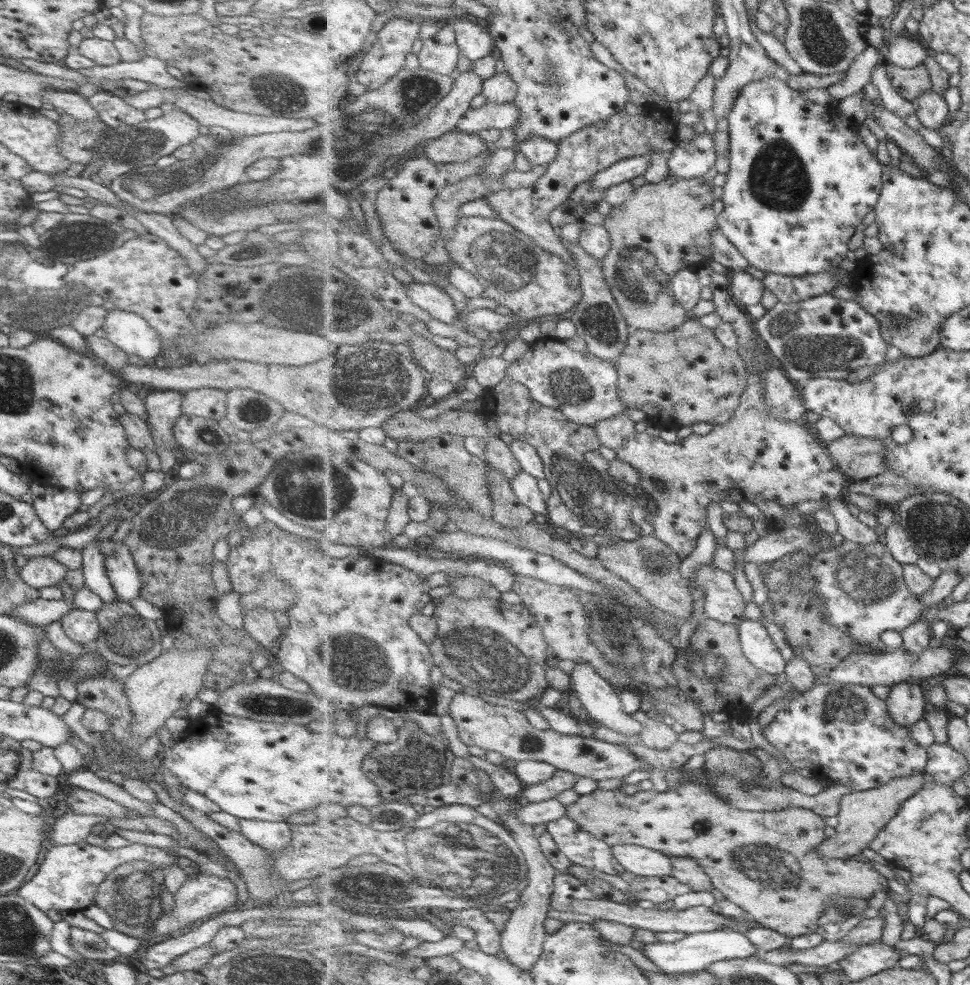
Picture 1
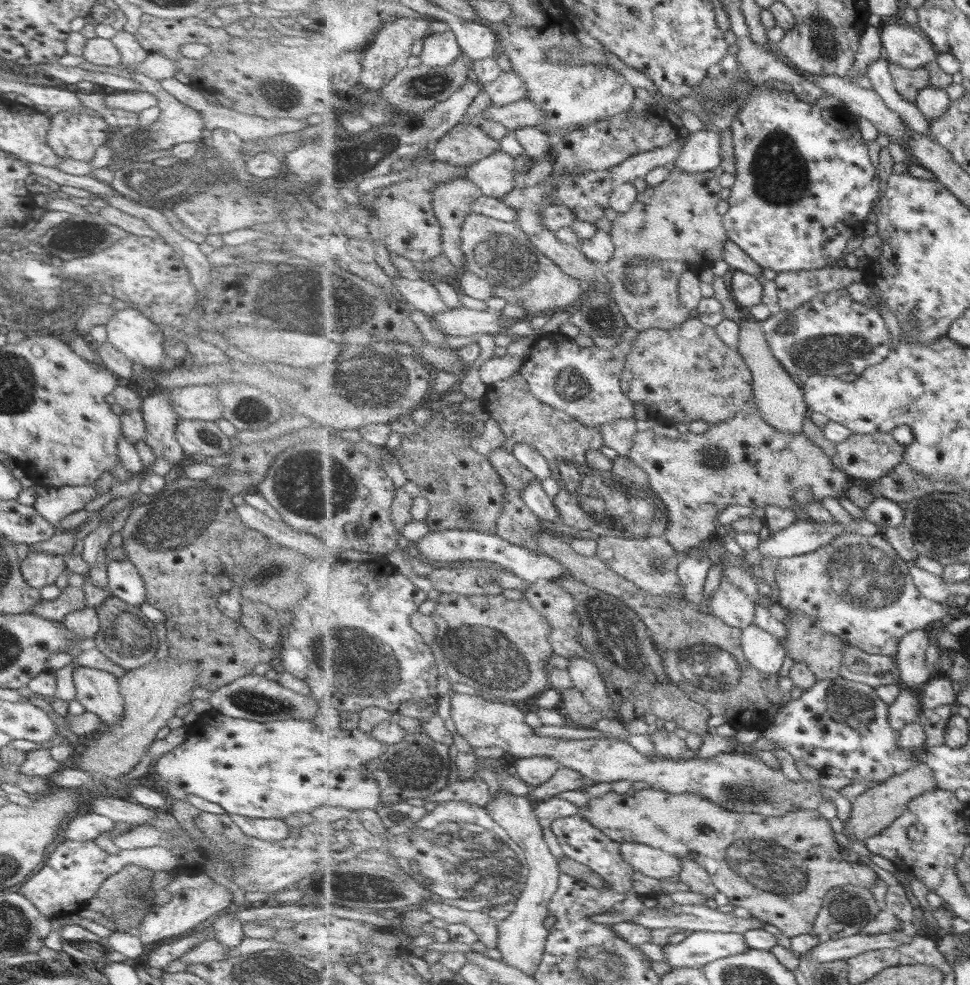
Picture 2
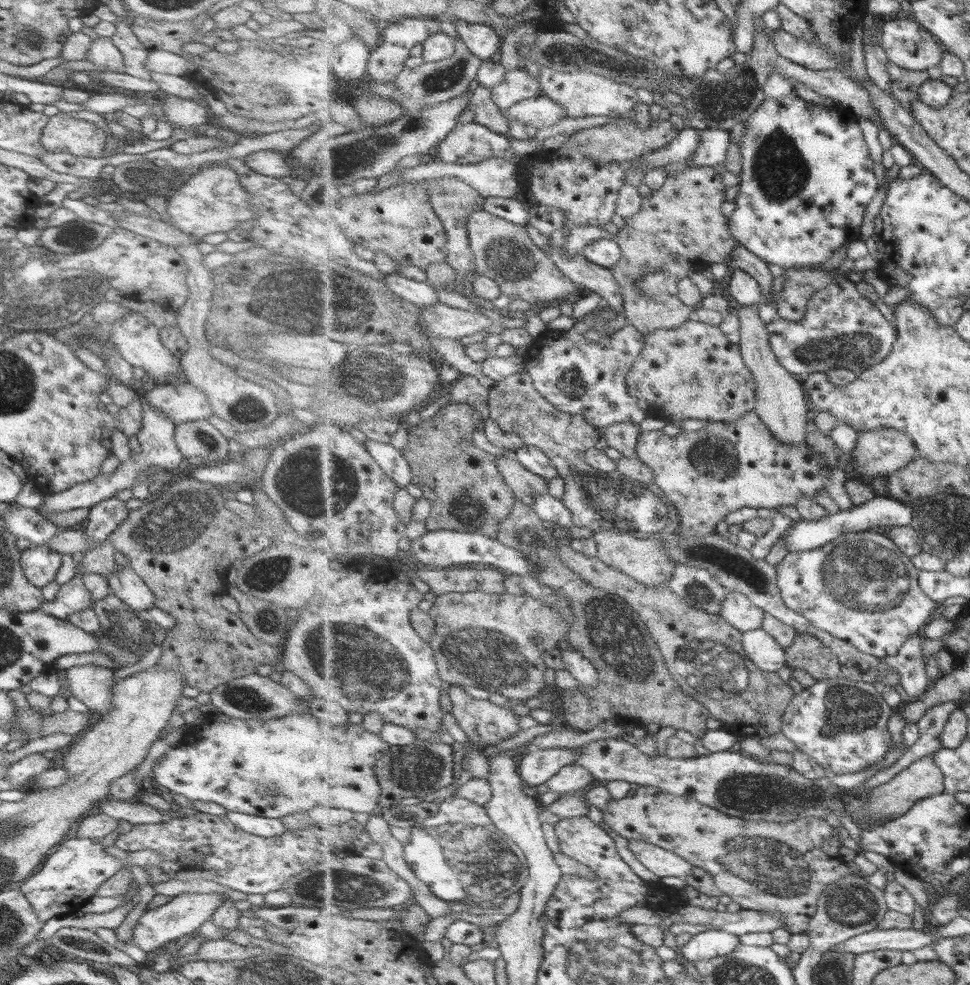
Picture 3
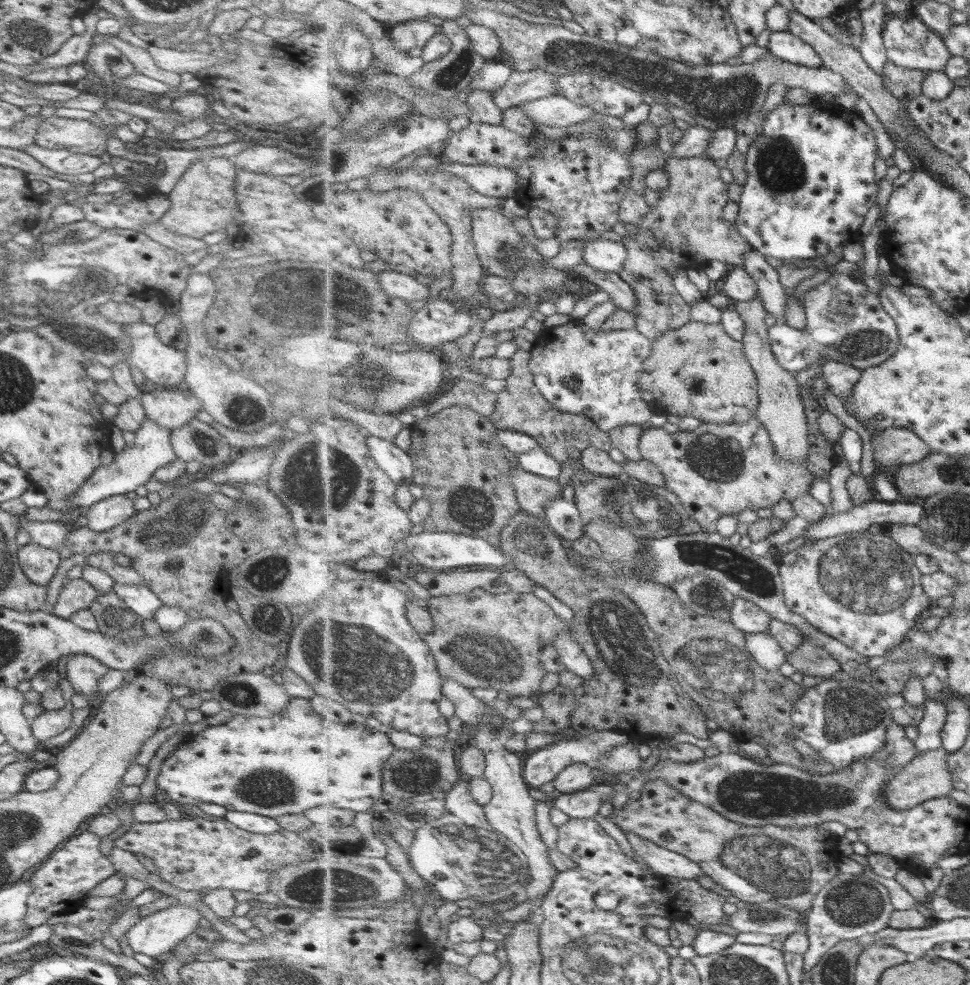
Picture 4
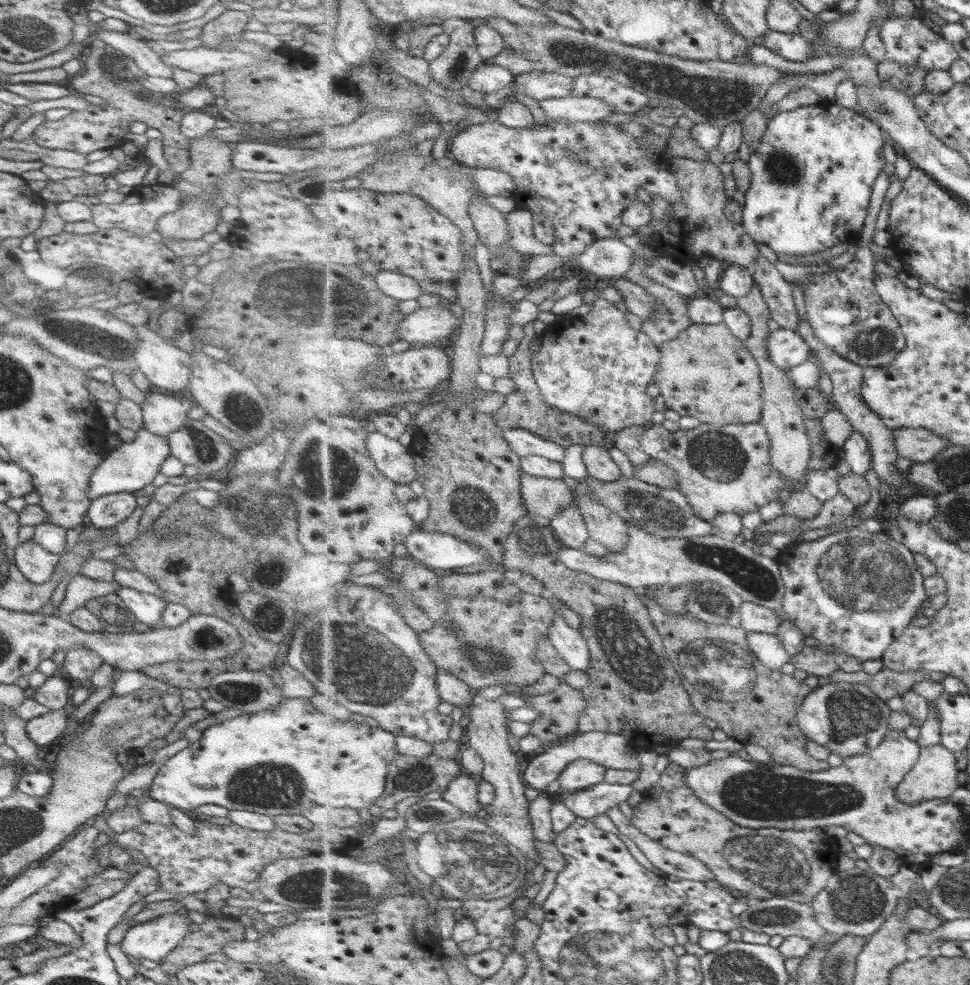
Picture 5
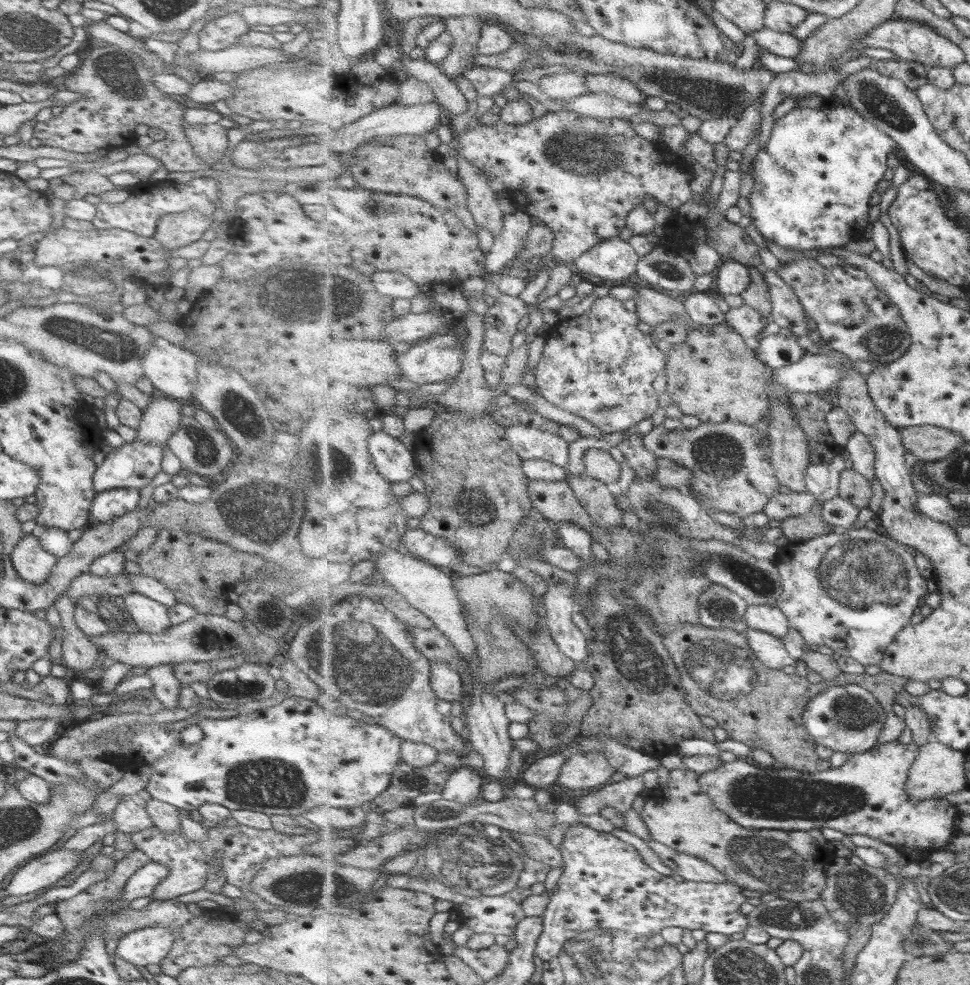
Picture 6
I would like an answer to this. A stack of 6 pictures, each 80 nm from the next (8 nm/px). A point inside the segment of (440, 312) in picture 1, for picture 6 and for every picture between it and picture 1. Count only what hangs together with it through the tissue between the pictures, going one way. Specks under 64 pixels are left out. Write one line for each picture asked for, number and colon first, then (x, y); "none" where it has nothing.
2: (421, 294)
3: (421, 293)
4: (397, 284)
5: (398, 285)
6: (394, 284)

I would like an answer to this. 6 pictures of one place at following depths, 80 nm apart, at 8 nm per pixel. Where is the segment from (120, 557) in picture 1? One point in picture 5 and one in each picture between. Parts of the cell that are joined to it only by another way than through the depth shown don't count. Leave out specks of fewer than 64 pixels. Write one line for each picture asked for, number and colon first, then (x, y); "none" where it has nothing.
2: (123, 582)
3: (124, 584)
4: (137, 597)
5: (147, 609)

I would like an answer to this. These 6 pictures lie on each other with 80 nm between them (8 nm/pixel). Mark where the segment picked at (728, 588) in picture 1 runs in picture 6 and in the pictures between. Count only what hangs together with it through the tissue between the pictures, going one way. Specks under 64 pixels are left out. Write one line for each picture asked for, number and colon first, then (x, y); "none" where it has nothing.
2: (729, 603)
3: (738, 610)
4: (747, 616)
5: (754, 618)
6: (770, 619)

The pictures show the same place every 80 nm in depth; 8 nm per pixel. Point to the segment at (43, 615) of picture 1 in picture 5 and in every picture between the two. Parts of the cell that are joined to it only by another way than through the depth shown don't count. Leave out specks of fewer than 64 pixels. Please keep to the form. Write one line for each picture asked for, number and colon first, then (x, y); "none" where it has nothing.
2: (71, 598)
3: (72, 597)
4: (76, 594)
5: (80, 588)

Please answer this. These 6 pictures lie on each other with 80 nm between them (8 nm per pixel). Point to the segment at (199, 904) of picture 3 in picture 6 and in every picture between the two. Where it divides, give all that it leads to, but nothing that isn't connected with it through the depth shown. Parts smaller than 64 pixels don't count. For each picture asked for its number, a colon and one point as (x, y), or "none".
4: (154, 934)
5: (151, 940)
6: (144, 946)

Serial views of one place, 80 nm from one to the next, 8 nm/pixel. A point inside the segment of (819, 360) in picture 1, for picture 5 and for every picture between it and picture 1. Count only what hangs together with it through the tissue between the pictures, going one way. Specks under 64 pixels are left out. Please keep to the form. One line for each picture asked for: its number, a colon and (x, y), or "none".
2: (831, 335)
3: (842, 329)
4: (846, 322)
5: (847, 313)

